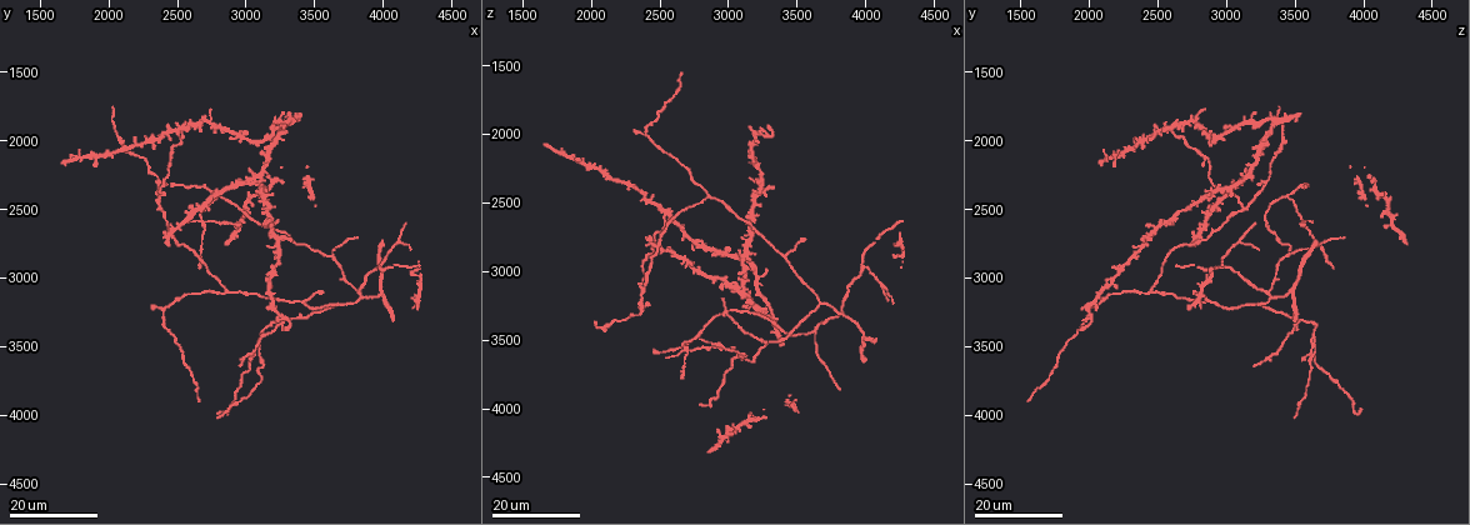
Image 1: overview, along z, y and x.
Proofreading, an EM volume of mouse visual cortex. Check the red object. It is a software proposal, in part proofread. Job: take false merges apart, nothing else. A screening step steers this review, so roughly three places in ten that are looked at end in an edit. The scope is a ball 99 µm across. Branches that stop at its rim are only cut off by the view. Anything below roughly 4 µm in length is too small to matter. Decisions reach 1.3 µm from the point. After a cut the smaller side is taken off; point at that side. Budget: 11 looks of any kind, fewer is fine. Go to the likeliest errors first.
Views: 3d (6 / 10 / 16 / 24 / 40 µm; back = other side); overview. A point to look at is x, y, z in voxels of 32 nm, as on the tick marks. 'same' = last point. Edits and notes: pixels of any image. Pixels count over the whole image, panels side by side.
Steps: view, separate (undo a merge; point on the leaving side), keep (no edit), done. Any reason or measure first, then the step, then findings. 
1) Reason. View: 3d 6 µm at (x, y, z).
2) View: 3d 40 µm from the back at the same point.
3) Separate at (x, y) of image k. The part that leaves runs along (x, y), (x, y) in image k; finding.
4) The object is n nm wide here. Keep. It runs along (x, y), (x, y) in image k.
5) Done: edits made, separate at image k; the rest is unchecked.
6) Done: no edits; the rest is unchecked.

Three-way junction. View: 3d 24 µm at (2360, 2480, 3140).

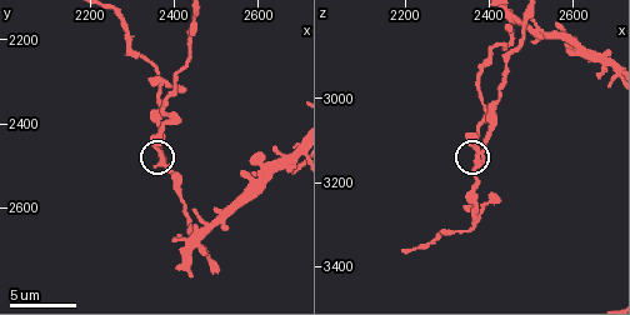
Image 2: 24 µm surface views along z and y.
Zoom in. View: 3d 10 µm at (2375, 2495, 3125).

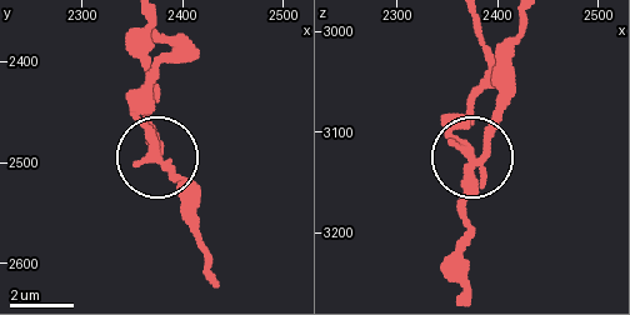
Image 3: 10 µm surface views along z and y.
The object is 250 nm wide here. Separate at (453, 136) of image 3. The part that leaves runs along (471, 158), (455, 126), (488, 61), (479, 21) in image 3; a second neuron is stuck on.

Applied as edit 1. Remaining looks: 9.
View: overview.

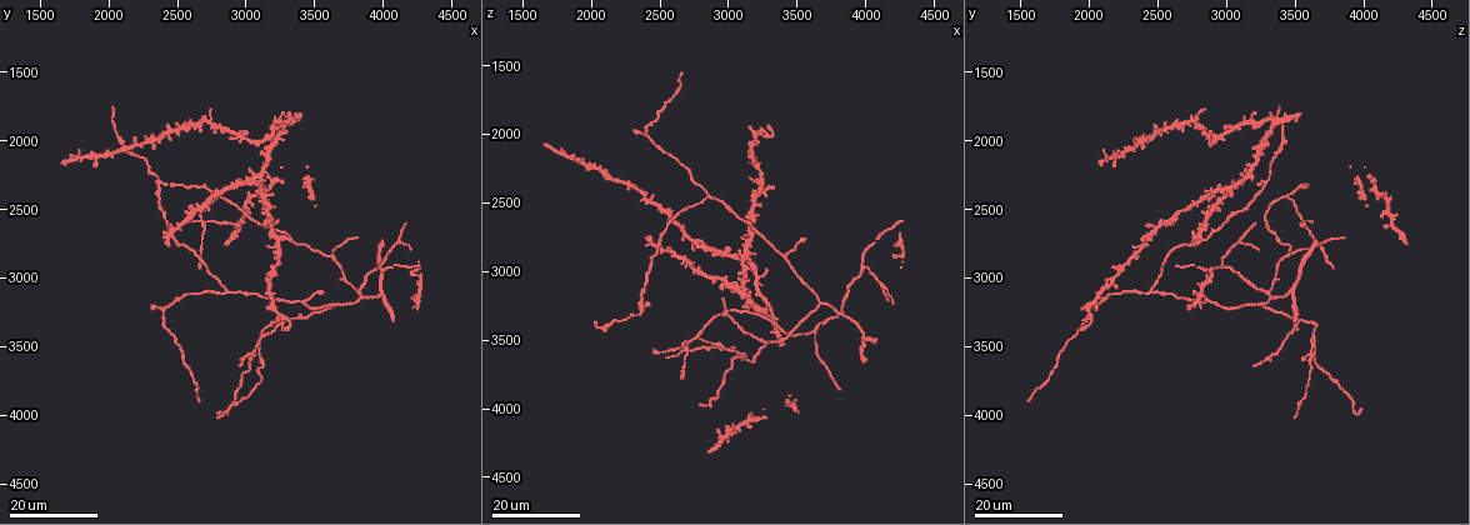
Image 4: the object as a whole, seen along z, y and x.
Looks like a crossing. View: 3d 16 µm at (2700, 2580, 3560).

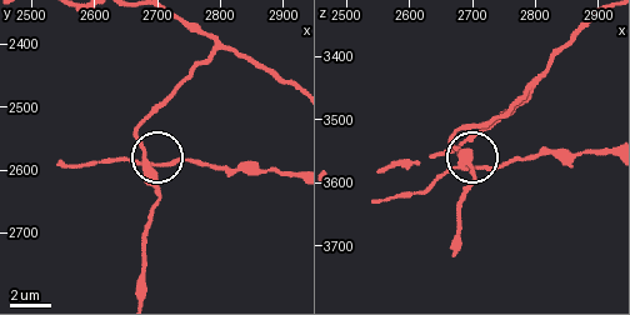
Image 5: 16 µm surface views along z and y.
View: 3d 6 µm at (2685, 2600, 3575).

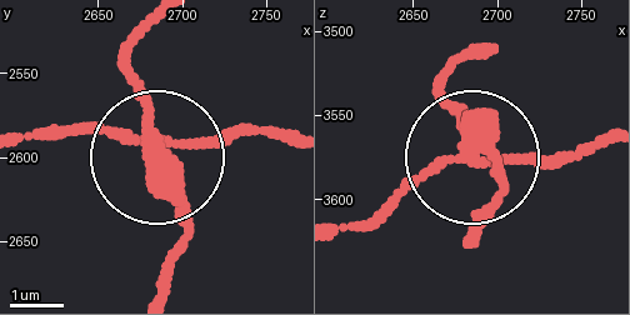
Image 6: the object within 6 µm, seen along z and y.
The object is 350 nm wide here. Separate at (88, 124) of image 6. The part that leaves runs along (150, 154), (266, 126), (293, 135) in image 6; two neurons meet here.

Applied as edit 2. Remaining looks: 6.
View: 3d 16 µm at (3400, 3180, 2900).

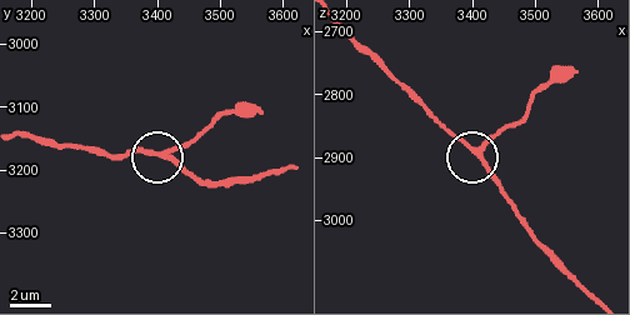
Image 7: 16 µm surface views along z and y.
View: 3d 6 µm at (3415, 3175, 2895).

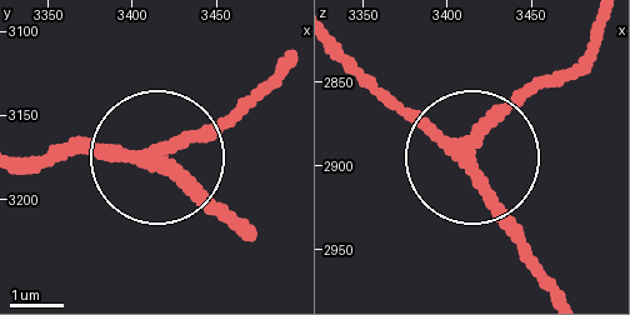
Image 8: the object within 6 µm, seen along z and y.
3 arms meet here. Keep. It runs along (21, 155), (155, 155), (271, 79) in image 8; all the same neuron.

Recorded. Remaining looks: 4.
View: 3d 24 µm at (3620, 2840, 3440).

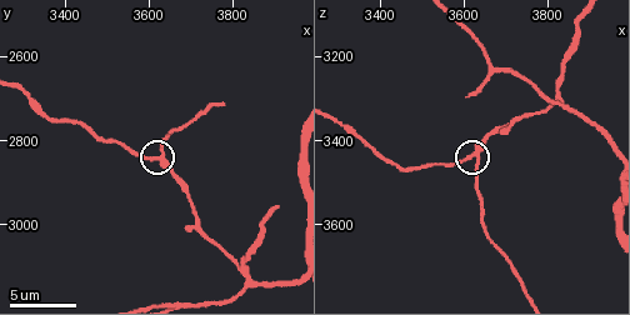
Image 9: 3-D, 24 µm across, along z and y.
Closer look. View: 3d 6 µm at (3620, 2840, 3440).

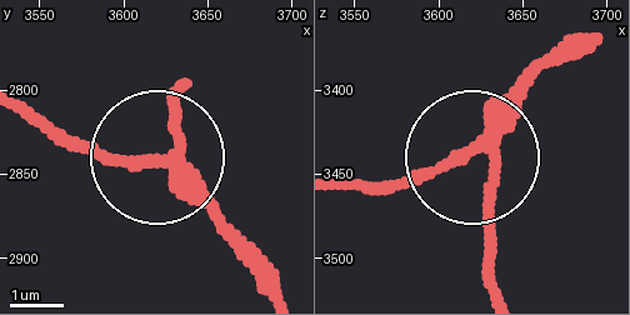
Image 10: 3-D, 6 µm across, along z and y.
Keep. It runs along (591, 33), (489, 140), (489, 270) in image 10; one neuron here.

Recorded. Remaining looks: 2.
View: 3d 16 µm at (2780, 2380, 3440).

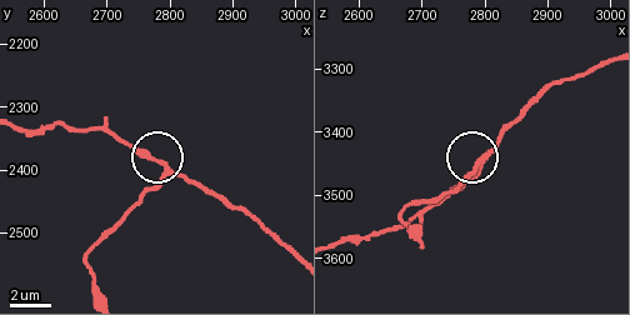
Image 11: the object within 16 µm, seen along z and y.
View: 3d 6 µm at (2795, 2405, 3445).

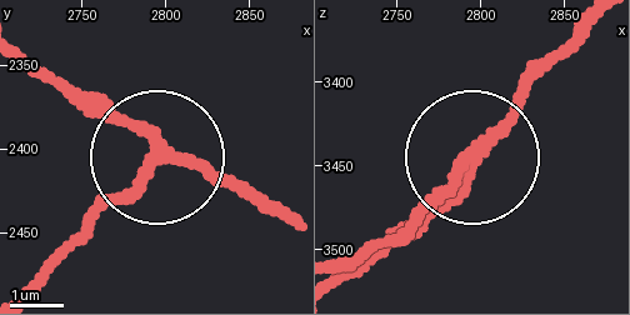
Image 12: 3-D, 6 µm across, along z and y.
3 arms meet here. Keep. One neuron here.

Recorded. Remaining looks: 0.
Done: edits made, separate at image 3, separate at image 6; the rest is unchecked.

